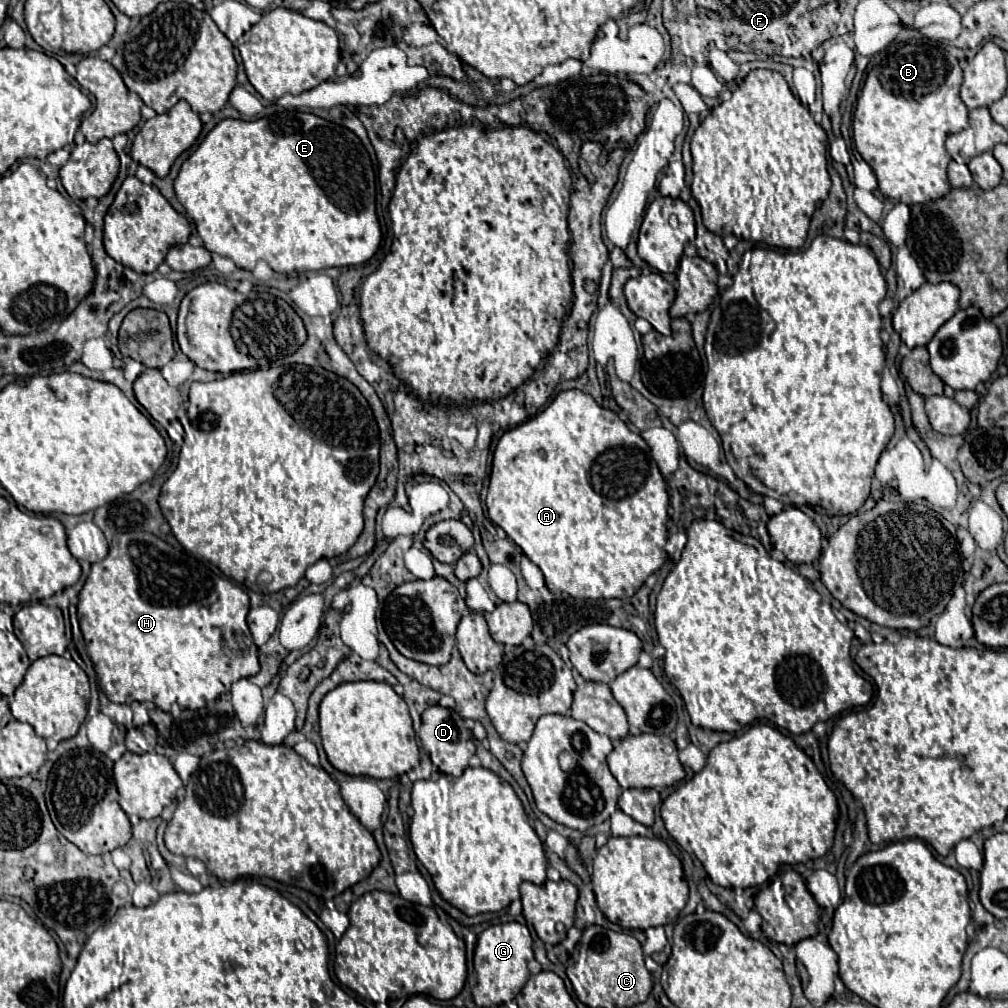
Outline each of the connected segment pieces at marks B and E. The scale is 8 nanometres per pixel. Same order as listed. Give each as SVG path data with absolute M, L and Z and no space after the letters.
M903 44L869 70L853 114L853 142L863 160L873 168L883 196L911 206L937 200L951 190L947 180L947 164L951 162L951 156L945 150L945 138L969 126L969 110L959 98L961 82L963 72L957 58L941 48L941 44Z
M285 110L281 114L273 114L273 116L251 120L251 122L233 120L233 118L221 120L203 138L203 142L197 146L197 150L183 162L179 176L175 180L175 194L177 194L177 200L181 202L181 206L187 210L187 216L195 222L195 228L197 228L199 236L203 238L205 248L219 256L231 258L237 264L237 268L243 268L243 270L253 270L257 260L265 260L279 274L323 270L323 268L331 268L331 266L357 266L357 264L367 262L381 244L381 226L379 226L377 208L375 208L377 174L375 174L375 166L371 162L369 152L363 146L363 166L361 166L361 140L357 138L357 134L353 134L351 130L347 130L335 122L309 114L309 112Z

